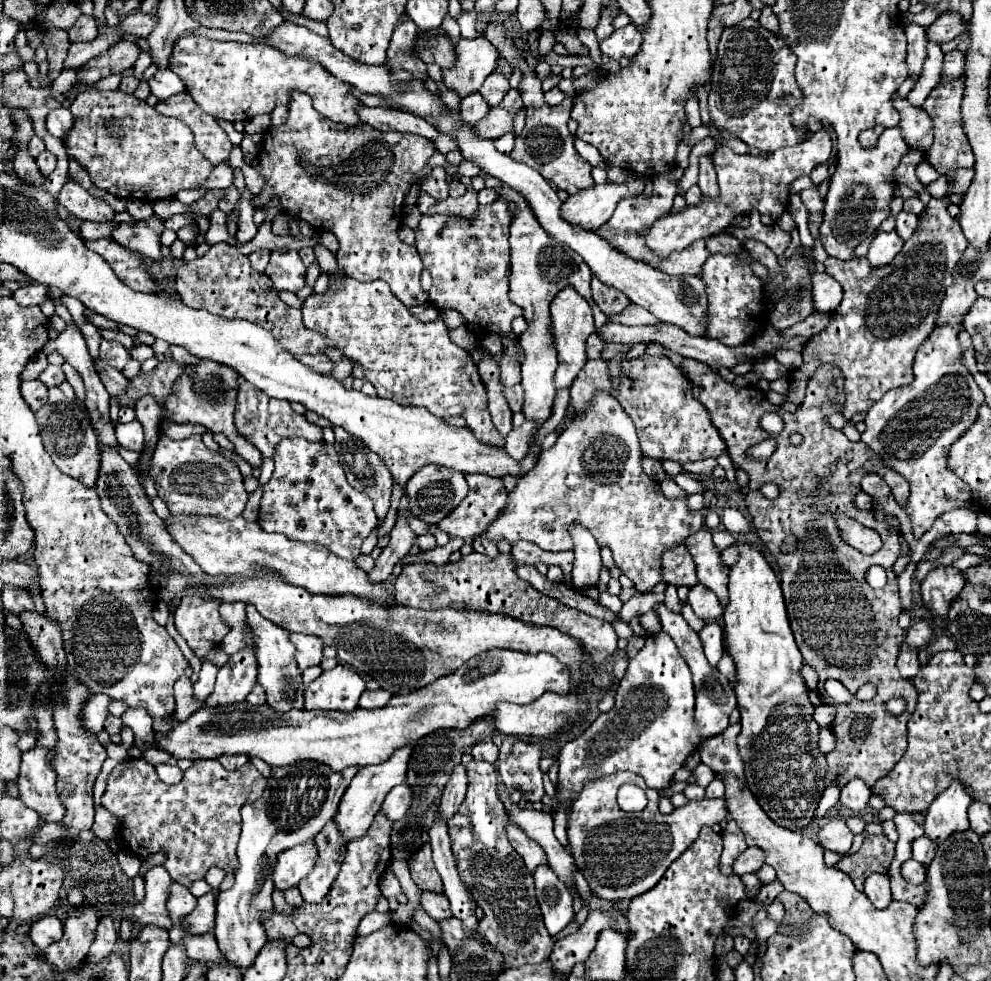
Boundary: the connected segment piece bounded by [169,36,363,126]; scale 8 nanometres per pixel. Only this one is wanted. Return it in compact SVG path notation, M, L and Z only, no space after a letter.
M183 36L173 48L169 68L185 82L193 100L211 116L229 122L247 122L257 114L271 114L275 106L289 102L289 90L305 92L313 98L319 114L345 126L363 124L357 116L361 102L351 94L351 86L323 70L319 62L291 58L265 44L217 42L203 36Z

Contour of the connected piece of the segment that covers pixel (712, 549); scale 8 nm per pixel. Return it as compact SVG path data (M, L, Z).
M703 528L695 534L691 534L685 540L695 564L697 564L697 580L713 590L721 602L721 606L727 606L727 578L729 578L729 566L721 560L721 550L711 540L711 530Z

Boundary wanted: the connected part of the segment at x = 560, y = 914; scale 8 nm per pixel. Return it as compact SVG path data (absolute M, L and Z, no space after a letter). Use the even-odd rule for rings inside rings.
M539 866L533 874L537 900L543 912L545 926L551 936L559 934L573 918L573 896L565 884L553 874L551 866Z

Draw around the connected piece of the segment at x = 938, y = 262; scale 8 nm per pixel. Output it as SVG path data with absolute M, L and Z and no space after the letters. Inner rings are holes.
M955 170L947 172L947 180L947 196L931 198L919 216L913 238L905 242L891 264L871 268L867 258L847 262L835 258L825 260L825 272L839 280L845 290L843 302L833 312L831 324L807 342L803 366L795 372L789 402L803 402L807 382L819 364L839 366L845 376L845 420L851 420L857 412L867 412L885 392L913 382L915 352L933 332L945 288L953 282L953 268L967 248L967 238L959 230L959 222L947 212Z

